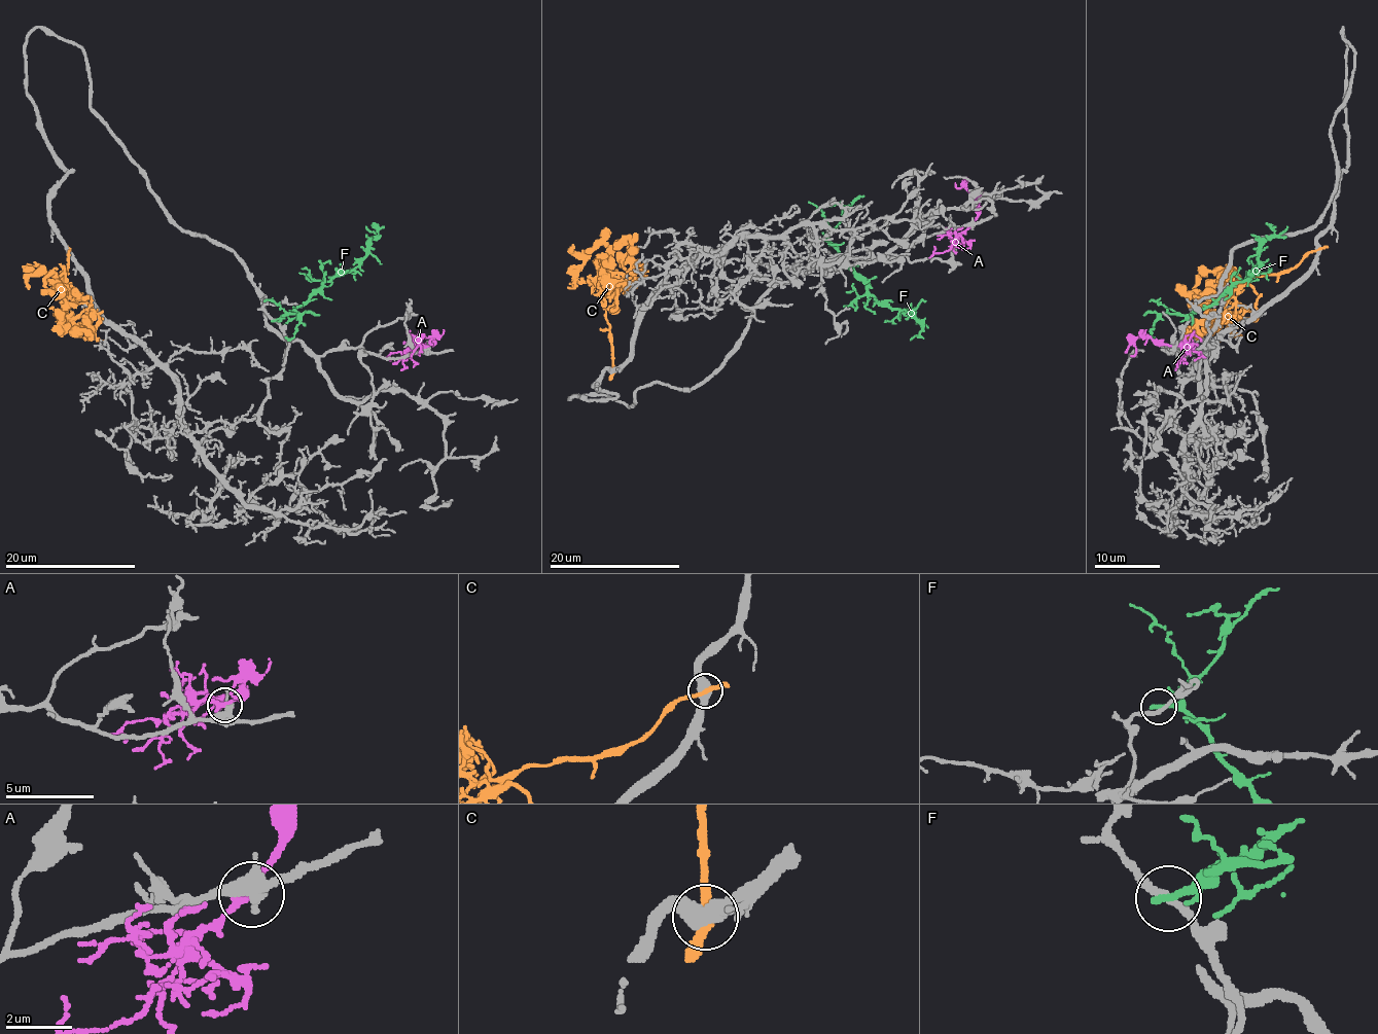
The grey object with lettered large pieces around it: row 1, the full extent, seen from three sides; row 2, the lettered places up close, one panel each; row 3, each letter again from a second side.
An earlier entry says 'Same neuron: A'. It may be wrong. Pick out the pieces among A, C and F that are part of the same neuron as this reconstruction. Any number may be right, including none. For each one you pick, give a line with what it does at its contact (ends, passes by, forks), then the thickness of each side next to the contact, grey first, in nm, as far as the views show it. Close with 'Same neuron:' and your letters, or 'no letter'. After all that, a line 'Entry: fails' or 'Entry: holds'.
A: it passes by | 320/190 nm
Same neuron: A
Entry: holds

